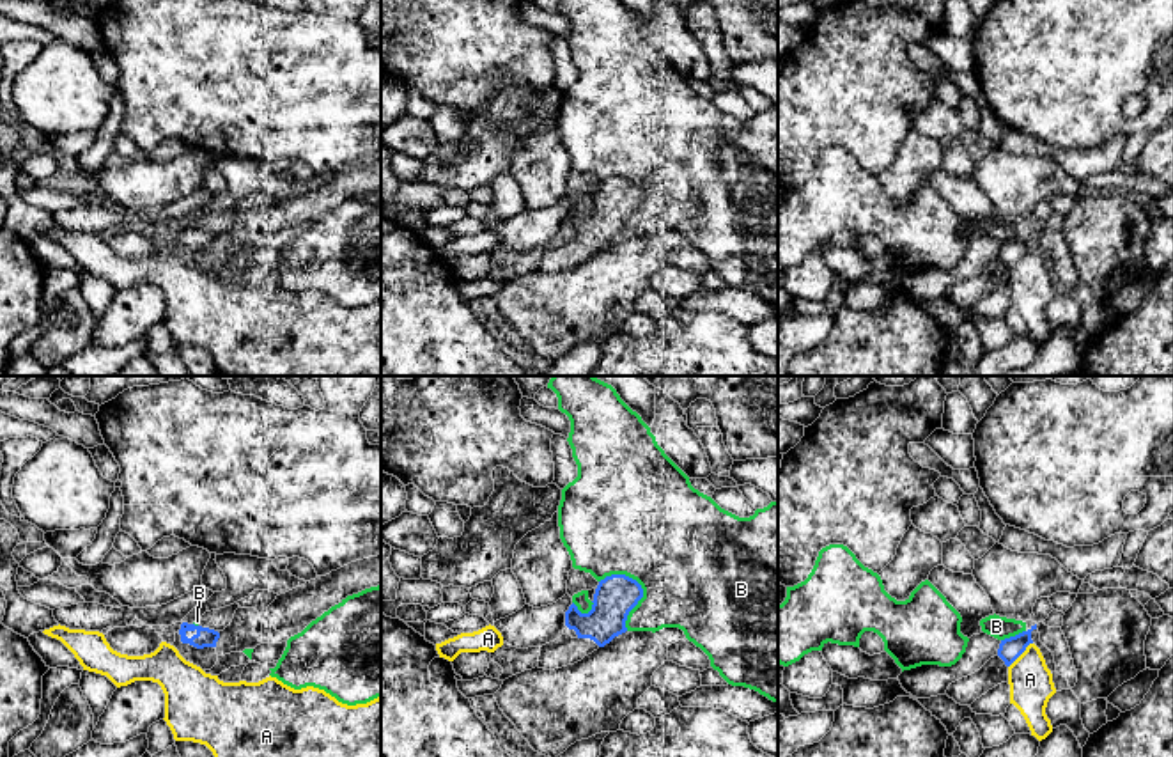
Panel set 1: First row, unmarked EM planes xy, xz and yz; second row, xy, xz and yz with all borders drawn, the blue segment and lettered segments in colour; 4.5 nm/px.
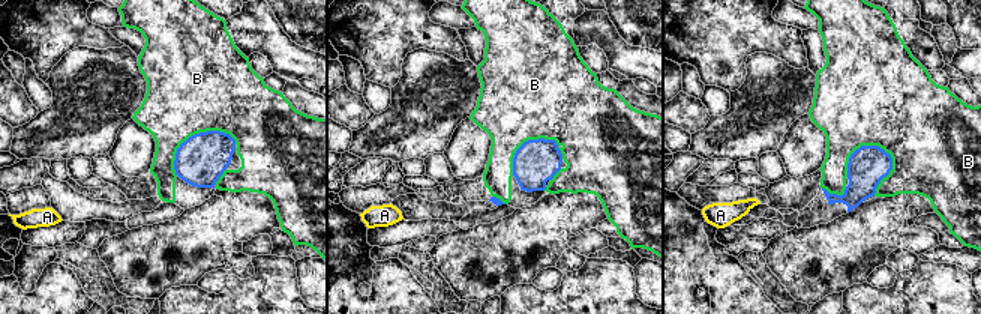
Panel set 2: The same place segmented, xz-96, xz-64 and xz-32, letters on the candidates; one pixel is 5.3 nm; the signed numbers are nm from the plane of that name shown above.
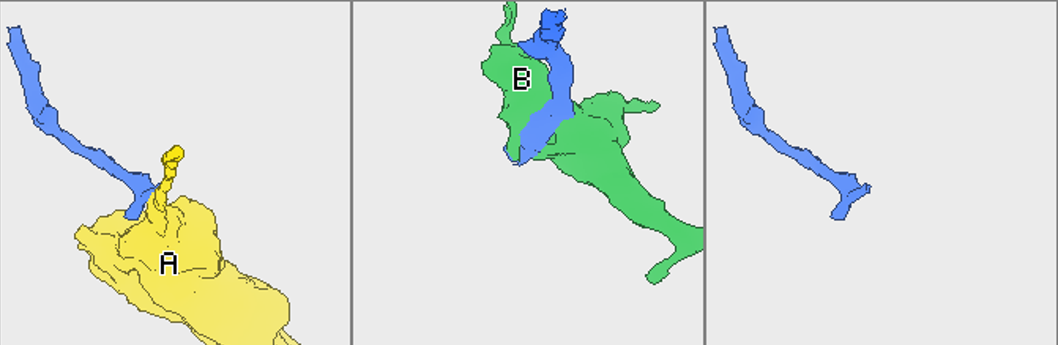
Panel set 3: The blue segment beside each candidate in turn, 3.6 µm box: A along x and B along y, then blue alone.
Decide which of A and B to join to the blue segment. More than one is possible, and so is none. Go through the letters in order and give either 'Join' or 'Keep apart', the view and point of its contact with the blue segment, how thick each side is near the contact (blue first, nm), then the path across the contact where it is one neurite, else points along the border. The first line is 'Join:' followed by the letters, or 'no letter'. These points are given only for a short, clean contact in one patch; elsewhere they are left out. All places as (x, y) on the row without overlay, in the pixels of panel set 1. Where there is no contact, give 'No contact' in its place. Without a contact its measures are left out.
Join: no letter
A: Keep apart. Touches blue at yz (1021, 256). Thickness 100 nm (blue) against 200 nm. Boundary: yz (1032, 245), (1009, 270)
B: Keep apart. Touches blue at xz (642, 197). Thickness 190 nm (blue) against 480 nm

